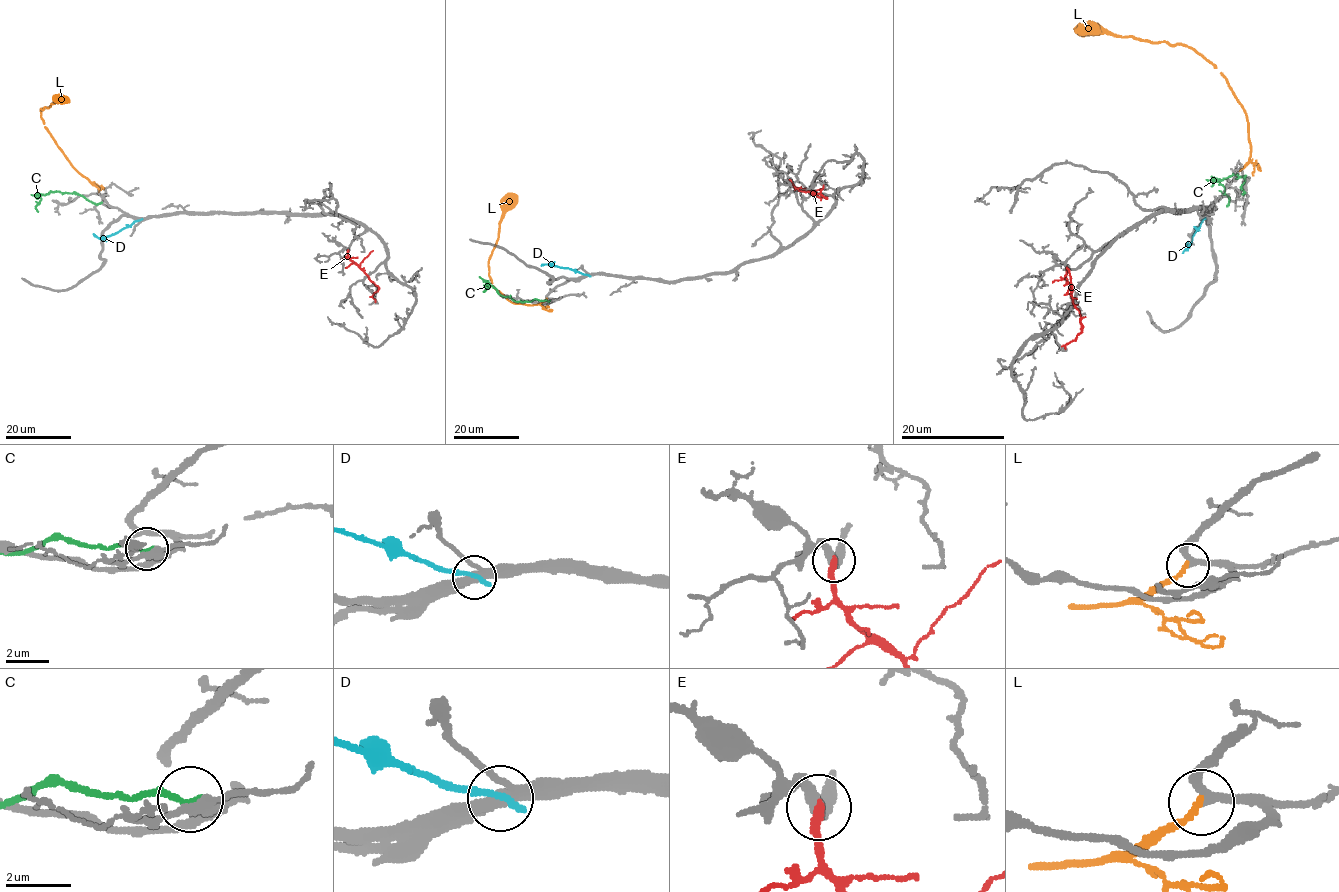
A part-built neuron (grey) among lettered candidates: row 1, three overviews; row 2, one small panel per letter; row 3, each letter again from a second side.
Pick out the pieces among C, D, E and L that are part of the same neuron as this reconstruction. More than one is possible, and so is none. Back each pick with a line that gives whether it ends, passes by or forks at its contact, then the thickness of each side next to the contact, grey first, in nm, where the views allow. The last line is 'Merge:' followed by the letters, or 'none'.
Merge: none

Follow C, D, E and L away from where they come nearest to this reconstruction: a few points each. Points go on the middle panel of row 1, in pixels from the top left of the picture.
C: (548, 300), (516, 301), (502, 296), (489, 285), (486, 290)
D: (587, 275), (568, 268), (541, 265)
E: (795, 188), (826, 197), (821, 193), (823, 185)
L: (547, 299), (533, 305), (513, 303), (493, 286), (489, 275), (489, 258), (498, 239), (499, 222), (514, 193)

